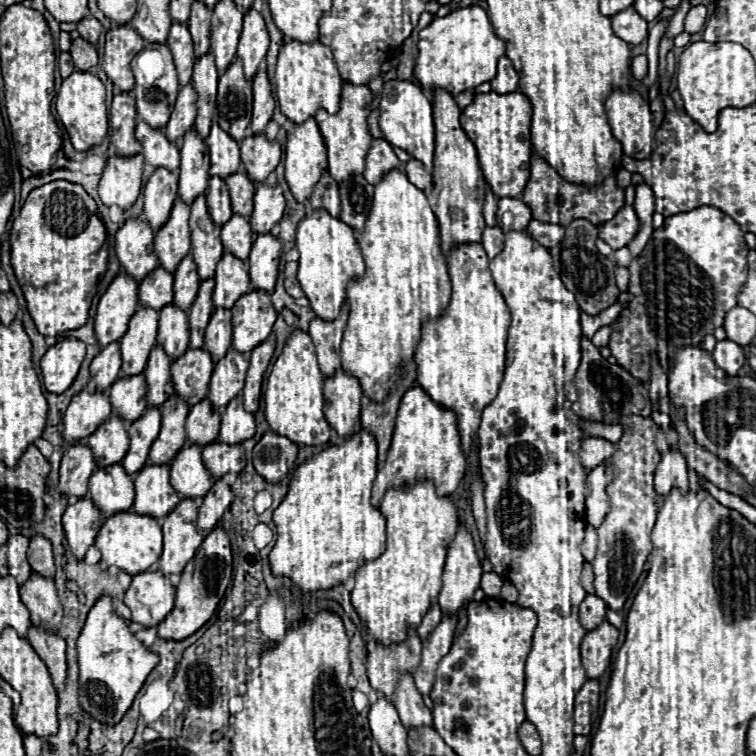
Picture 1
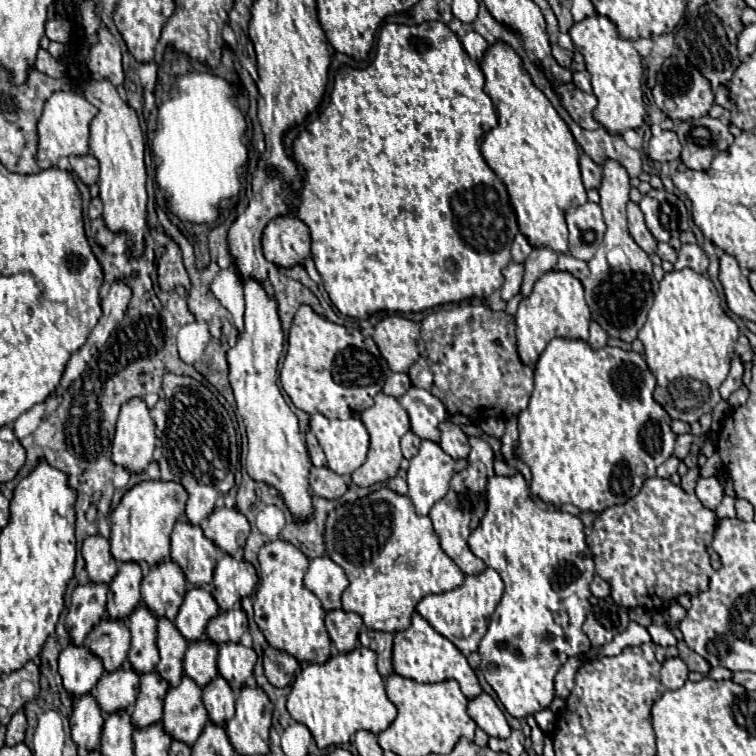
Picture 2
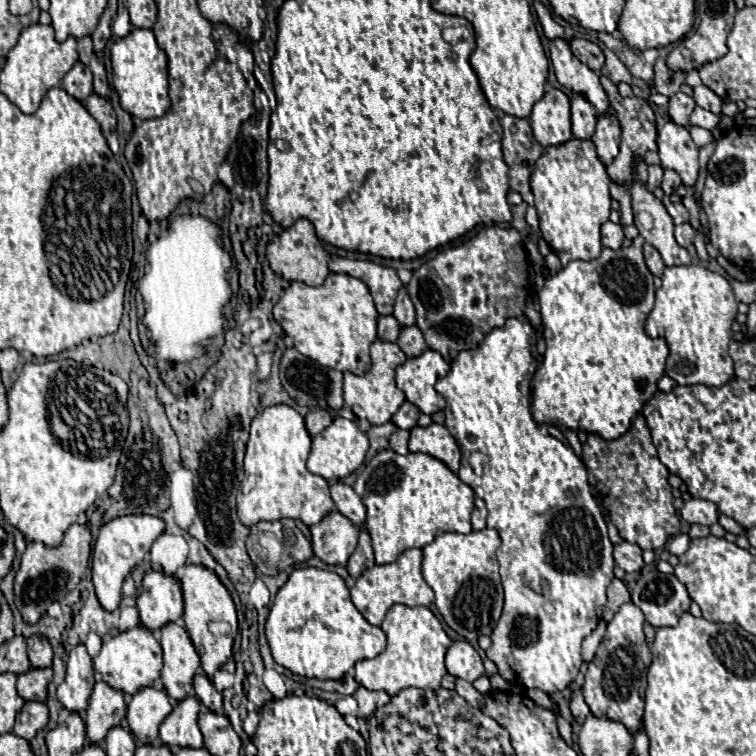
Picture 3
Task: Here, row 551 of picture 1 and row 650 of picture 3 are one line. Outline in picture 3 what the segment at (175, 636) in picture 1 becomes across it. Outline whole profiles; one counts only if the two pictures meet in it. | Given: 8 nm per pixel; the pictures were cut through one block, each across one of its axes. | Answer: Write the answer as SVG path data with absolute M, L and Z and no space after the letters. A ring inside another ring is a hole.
M184 564L182 568L178 568L176 578L180 580L184 596L186 630L200 654L202 670L212 678L214 670L220 668L232 656L232 642L238 634L236 606L228 588L220 582L216 572L210 572L210 568L202 568L202 564Z

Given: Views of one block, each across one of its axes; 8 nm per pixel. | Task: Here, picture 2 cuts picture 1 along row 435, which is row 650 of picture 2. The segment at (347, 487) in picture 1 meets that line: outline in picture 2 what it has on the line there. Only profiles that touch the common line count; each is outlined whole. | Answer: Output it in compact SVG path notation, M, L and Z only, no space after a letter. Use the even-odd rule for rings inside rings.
M358 646L348 654L338 654L322 666L310 664L310 666L302 668L296 674L290 696L288 696L288 712L296 722L306 724L306 728L310 730L318 748L348 744L358 730L368 730L372 734L380 734L396 718L396 706L388 700L388 696L384 692L384 678L376 670L376 654L364 646Z

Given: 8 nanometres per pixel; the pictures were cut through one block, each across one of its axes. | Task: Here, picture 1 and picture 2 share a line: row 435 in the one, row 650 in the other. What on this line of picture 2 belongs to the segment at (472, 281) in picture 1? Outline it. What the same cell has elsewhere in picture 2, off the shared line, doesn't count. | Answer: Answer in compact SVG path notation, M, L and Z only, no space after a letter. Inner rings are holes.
M486 568L478 576L466 576L464 584L450 592L430 594L430 596L422 598L420 604L416 606L416 610L424 620L430 622L430 626L438 634L448 638L464 656L470 656L472 652L478 650L478 642L482 640L482 636L488 630L490 616L496 610L496 606L502 598L502 592L504 592L504 584L502 584L498 572L492 568Z

